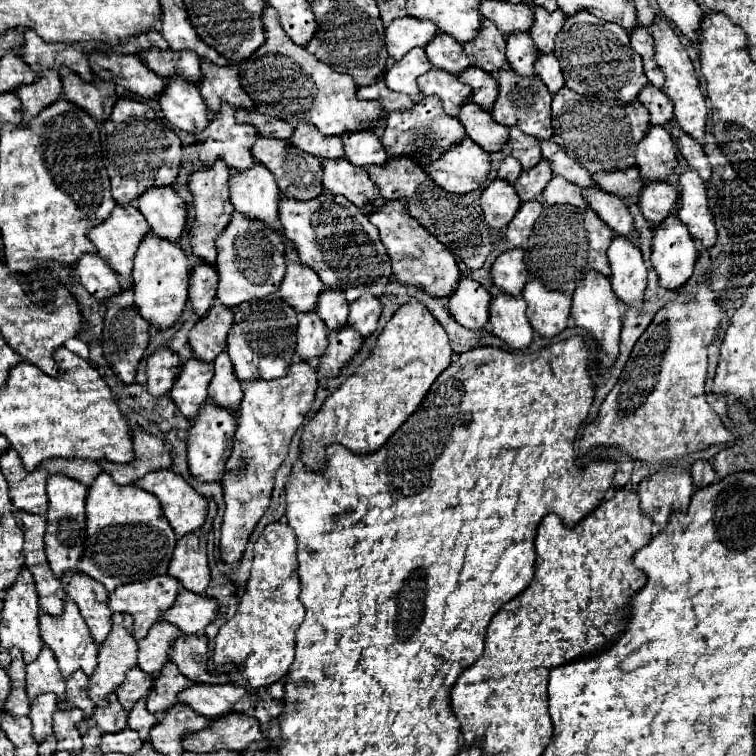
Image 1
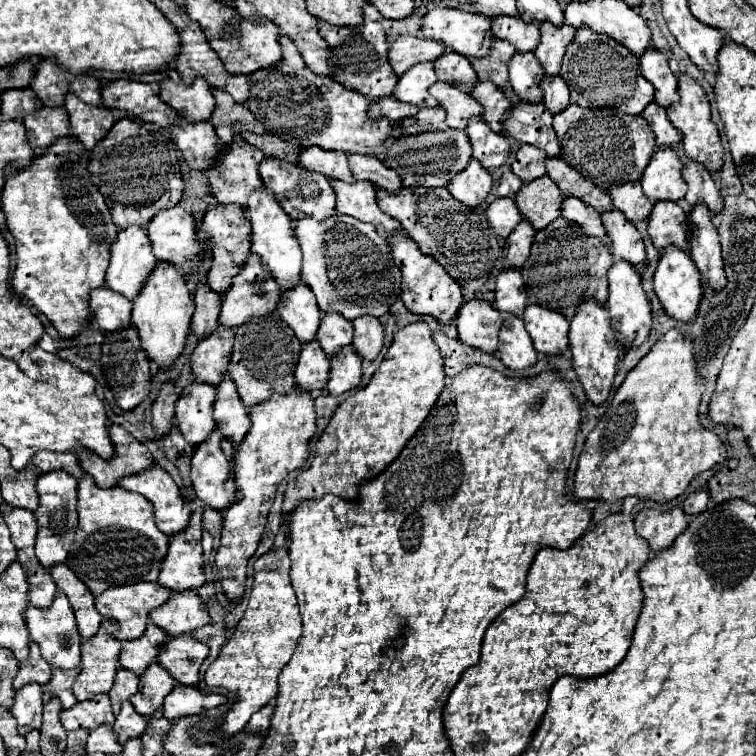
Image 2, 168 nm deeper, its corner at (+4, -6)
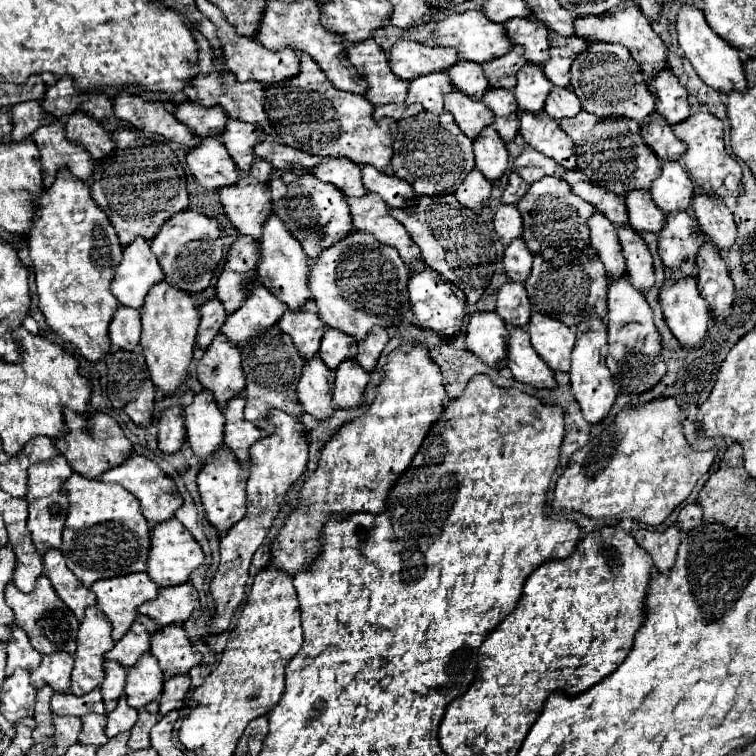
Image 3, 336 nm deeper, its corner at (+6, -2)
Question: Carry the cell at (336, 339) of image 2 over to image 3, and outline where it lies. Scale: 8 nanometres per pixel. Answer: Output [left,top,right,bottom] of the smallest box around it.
[320,327,356,369]

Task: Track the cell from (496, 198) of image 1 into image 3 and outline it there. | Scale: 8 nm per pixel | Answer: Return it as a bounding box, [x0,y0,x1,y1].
[494,205,522,247]

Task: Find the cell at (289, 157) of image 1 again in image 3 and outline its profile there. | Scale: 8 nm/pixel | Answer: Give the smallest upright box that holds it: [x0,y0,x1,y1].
[268,169,352,245]

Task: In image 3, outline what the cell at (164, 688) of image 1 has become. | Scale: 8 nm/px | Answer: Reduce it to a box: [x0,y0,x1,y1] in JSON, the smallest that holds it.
[126,653,164,709]

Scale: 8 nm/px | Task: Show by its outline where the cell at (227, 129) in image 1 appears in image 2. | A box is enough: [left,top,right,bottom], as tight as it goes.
[206,137,264,209]

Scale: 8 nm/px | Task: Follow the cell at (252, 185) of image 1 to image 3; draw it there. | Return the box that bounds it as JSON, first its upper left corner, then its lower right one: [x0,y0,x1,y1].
[258,215,310,309]

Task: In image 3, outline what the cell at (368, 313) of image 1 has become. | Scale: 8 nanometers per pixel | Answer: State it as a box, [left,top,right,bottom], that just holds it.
[356,327,388,371]

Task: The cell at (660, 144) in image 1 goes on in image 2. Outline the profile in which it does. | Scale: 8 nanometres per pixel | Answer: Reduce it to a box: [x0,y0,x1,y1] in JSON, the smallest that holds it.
[640,149,686,203]

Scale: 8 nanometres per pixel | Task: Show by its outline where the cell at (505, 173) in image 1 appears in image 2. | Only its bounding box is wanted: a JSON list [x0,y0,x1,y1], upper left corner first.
[498,171,522,197]

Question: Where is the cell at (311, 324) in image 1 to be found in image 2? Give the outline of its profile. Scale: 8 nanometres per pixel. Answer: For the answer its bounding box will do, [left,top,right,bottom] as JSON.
[296,341,330,393]

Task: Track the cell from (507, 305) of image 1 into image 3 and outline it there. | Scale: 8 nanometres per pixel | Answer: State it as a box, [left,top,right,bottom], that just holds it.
[506,325,556,389]

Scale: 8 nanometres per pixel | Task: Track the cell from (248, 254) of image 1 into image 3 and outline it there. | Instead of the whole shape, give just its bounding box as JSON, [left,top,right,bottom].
[222,279,286,345]

